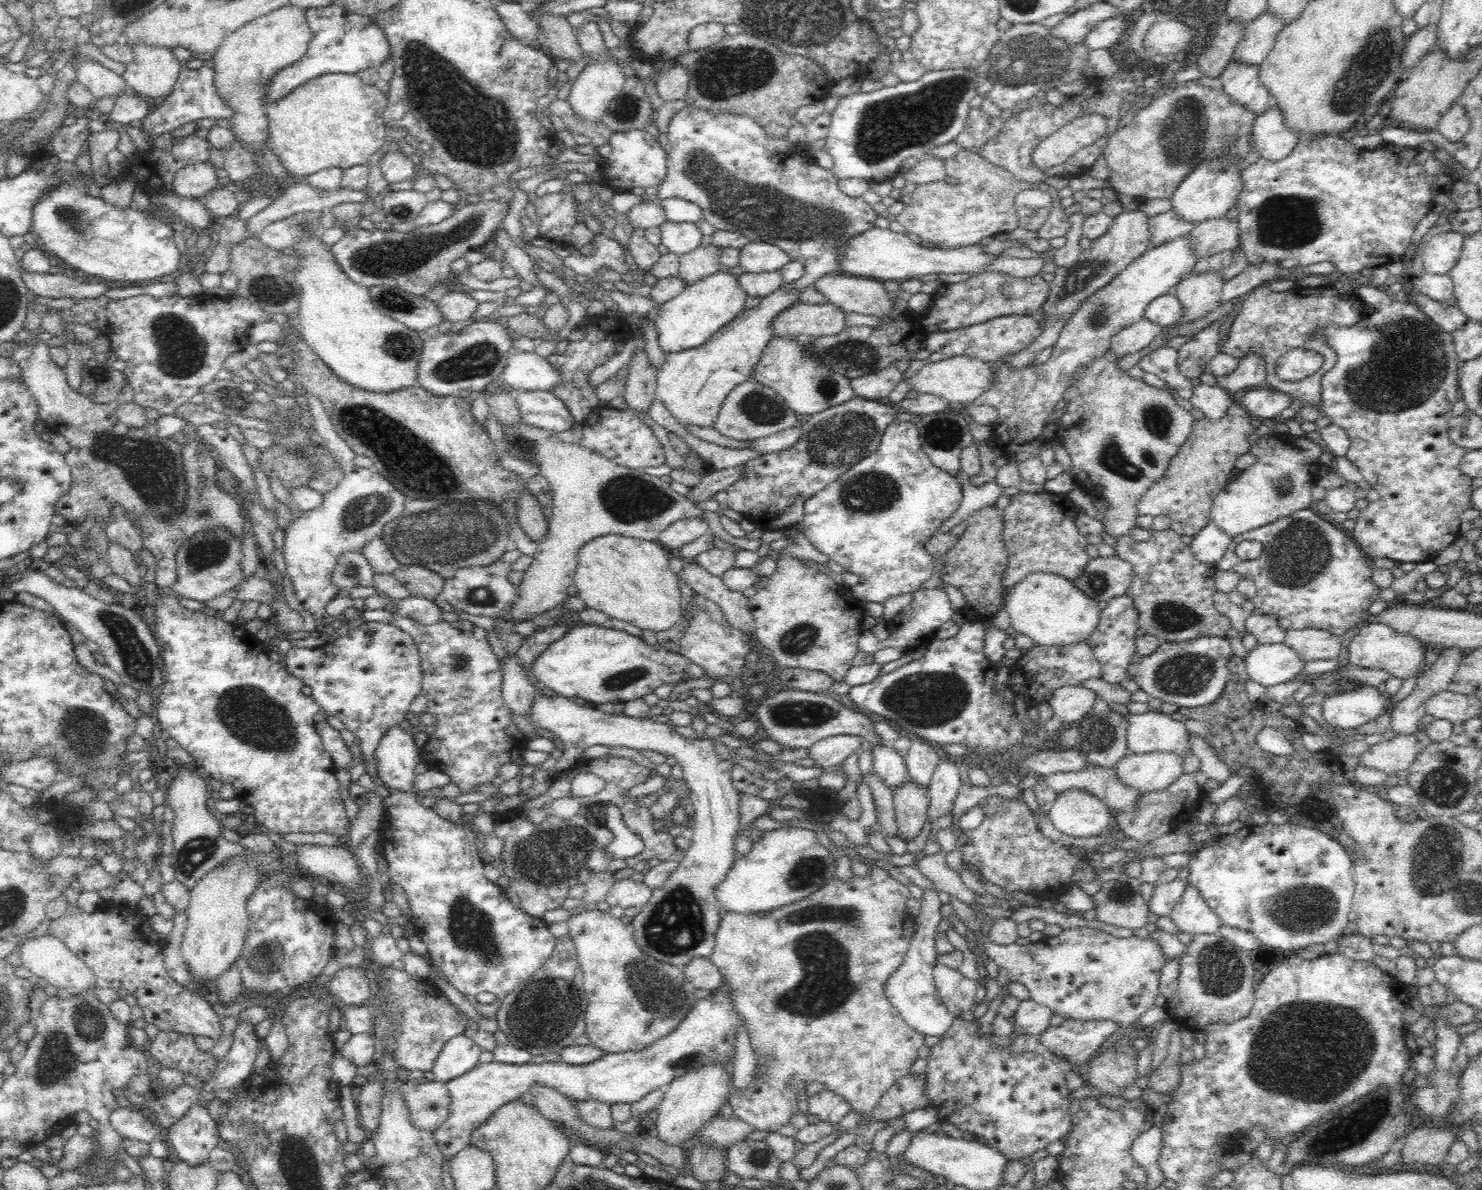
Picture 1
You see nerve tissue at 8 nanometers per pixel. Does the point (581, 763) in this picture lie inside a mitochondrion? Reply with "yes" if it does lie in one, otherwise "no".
no

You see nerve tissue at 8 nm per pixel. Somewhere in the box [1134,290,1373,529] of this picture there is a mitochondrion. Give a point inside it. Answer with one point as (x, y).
(1157, 417)

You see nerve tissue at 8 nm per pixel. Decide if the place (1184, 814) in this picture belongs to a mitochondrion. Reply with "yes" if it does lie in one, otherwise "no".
no

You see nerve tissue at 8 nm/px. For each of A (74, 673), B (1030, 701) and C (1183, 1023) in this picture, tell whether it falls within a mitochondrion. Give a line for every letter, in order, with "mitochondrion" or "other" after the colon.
A: other
B: other
C: other

